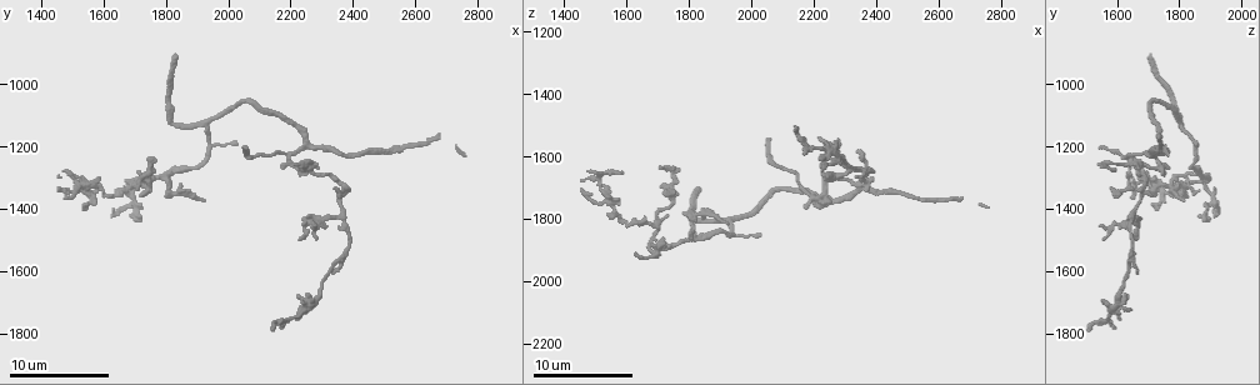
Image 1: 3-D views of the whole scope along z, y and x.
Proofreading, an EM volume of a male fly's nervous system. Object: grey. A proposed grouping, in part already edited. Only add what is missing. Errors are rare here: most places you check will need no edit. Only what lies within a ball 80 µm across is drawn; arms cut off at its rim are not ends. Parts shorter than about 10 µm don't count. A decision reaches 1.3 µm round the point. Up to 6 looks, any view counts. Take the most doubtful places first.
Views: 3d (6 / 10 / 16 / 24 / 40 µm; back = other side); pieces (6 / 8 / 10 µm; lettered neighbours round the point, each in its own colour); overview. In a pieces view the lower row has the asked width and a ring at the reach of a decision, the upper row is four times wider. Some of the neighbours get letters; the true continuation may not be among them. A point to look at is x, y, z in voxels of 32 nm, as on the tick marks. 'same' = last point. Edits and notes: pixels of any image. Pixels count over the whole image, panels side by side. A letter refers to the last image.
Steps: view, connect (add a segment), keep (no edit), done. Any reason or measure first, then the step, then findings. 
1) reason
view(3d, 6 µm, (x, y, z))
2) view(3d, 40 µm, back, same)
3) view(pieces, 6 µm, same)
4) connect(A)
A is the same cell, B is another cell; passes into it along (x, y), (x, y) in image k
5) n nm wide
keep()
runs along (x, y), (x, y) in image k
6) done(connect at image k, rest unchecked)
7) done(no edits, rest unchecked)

an open end
view(3d, 6 µm, (2230, 1490, 1650))

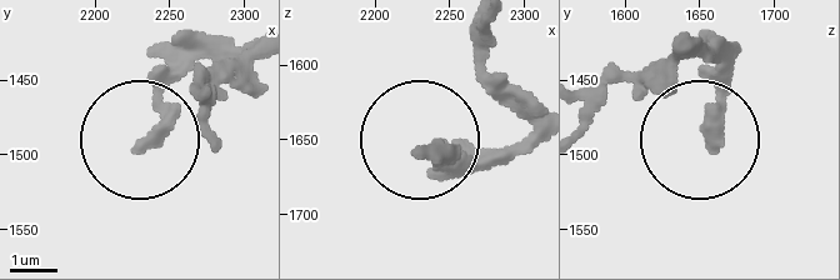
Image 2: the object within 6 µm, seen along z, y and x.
view(pieces, 10 µm, (2230, 1496, 1658))

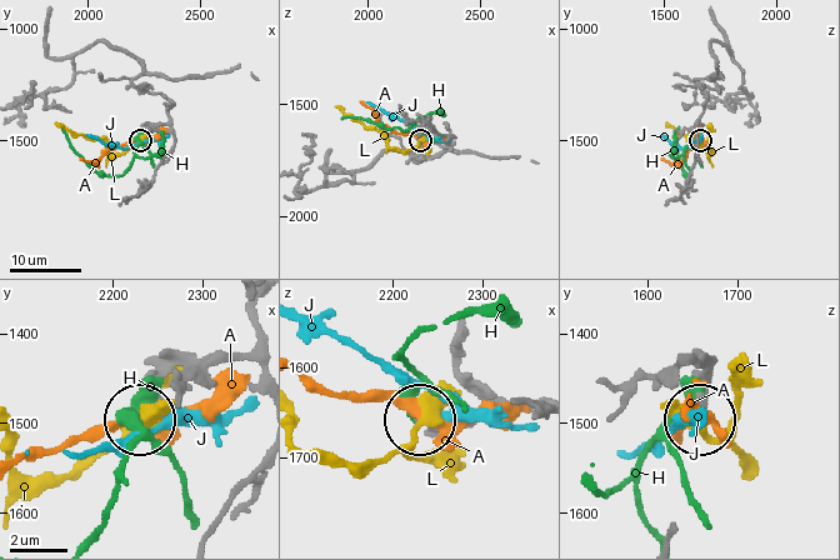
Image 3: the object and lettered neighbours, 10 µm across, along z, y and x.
keep()
A, H, J and L are other cells; no lettered segment goes on from it

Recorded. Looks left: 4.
an open end
view(pieces, 6 µm, (1930, 1370, 1810))

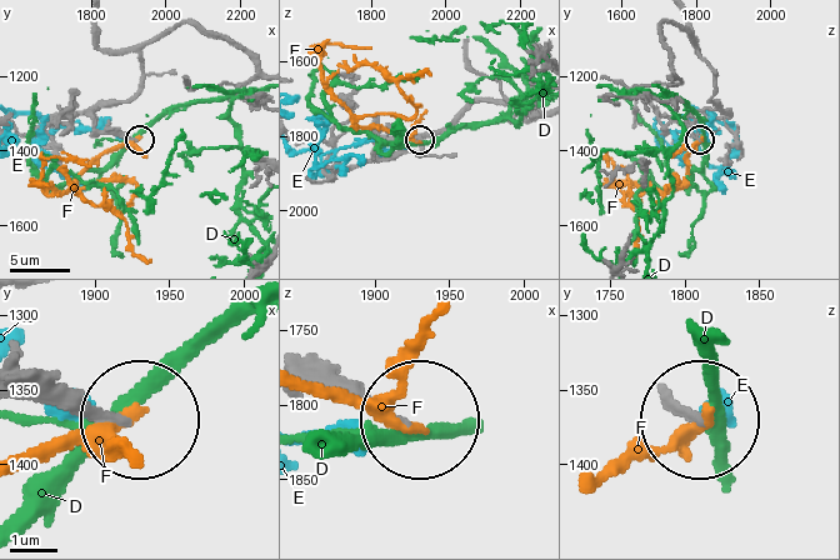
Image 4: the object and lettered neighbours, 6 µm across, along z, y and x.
170 nm wide
keep()
D, E and F are other cells; runs along (26, 380), (130, 416) in image 4; no lettered segment goes on from it

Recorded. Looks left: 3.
tapers out
view(pieces, 10 µm, (2330, 1600, 1670))

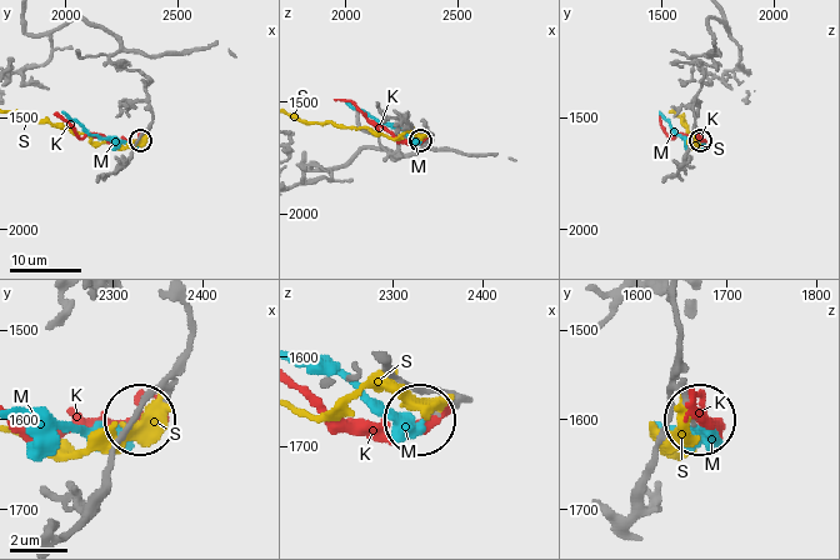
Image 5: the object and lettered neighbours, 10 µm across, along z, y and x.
keep()
K, M and S are other cells; runs along (676, 305), (676, 363), (695, 424) in image 5; none of them fits

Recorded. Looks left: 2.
done(no edits, rest unchecked)

